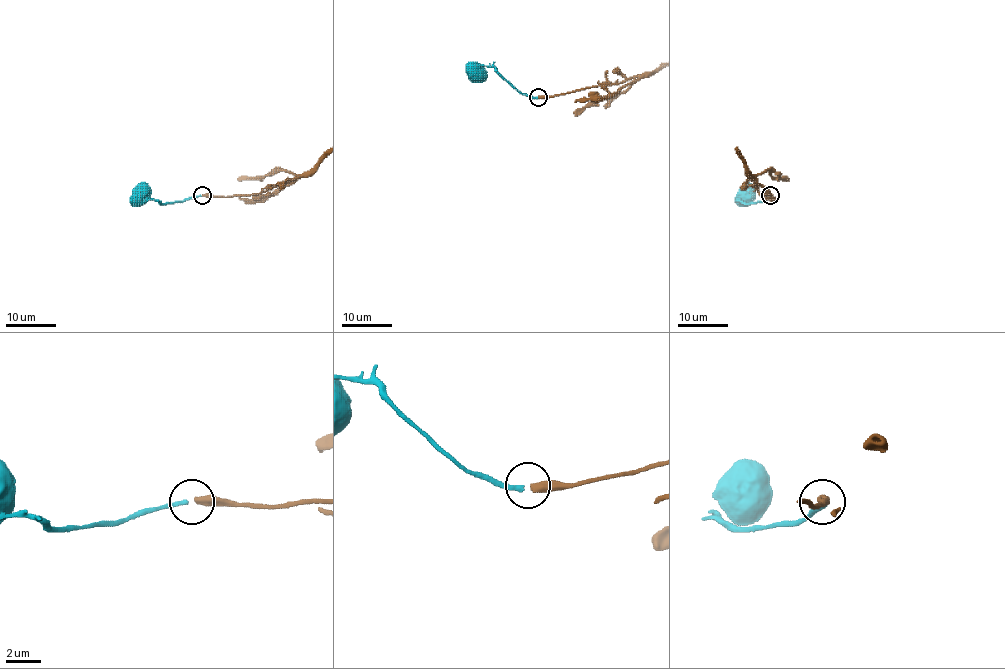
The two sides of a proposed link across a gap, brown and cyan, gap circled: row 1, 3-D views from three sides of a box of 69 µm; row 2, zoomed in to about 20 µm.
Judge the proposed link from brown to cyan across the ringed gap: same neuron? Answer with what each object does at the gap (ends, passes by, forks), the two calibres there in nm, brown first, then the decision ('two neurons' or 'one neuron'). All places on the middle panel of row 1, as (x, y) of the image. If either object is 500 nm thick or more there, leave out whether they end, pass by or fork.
brown ends | cyan ends | 440/260 nm | one neuron

